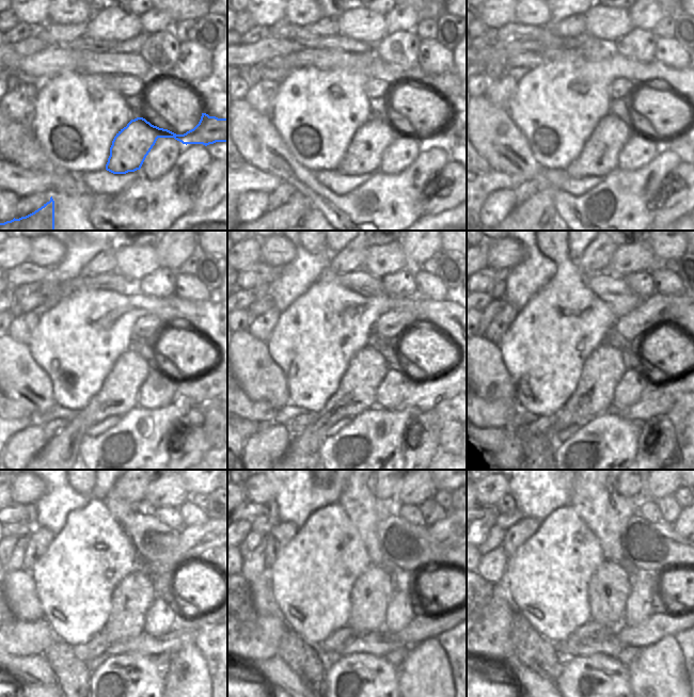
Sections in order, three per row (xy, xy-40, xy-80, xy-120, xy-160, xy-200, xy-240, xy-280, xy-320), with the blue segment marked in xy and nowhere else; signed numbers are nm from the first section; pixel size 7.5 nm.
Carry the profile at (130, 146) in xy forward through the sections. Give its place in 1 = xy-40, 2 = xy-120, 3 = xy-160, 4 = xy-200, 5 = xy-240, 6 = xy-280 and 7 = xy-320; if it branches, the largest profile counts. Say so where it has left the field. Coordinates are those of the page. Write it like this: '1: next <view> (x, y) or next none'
1: next xy-40 (363, 156)
2: next xy-120 (119, 394)
3: next xy-160 (356, 394)
4: next xy-200 (603, 369)
5: next xy-240 (132, 597)
6: next xy-280 (372, 591)
7: next xy-320 (609, 588)

